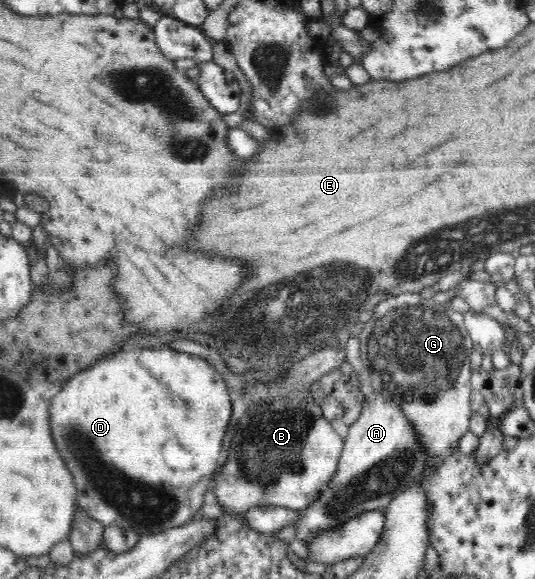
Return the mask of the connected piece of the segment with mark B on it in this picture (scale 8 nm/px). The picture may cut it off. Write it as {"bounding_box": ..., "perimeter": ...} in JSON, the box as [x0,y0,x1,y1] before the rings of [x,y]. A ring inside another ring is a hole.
{"bounding_box":[212,393,344,513],"perimeter":[[[308,393],[267,398],[238,419],[228,445],[228,459],[213,477],[212,492],[224,511],[245,513],[258,506],[308,507],[336,473],[344,438],[323,416]]]}

